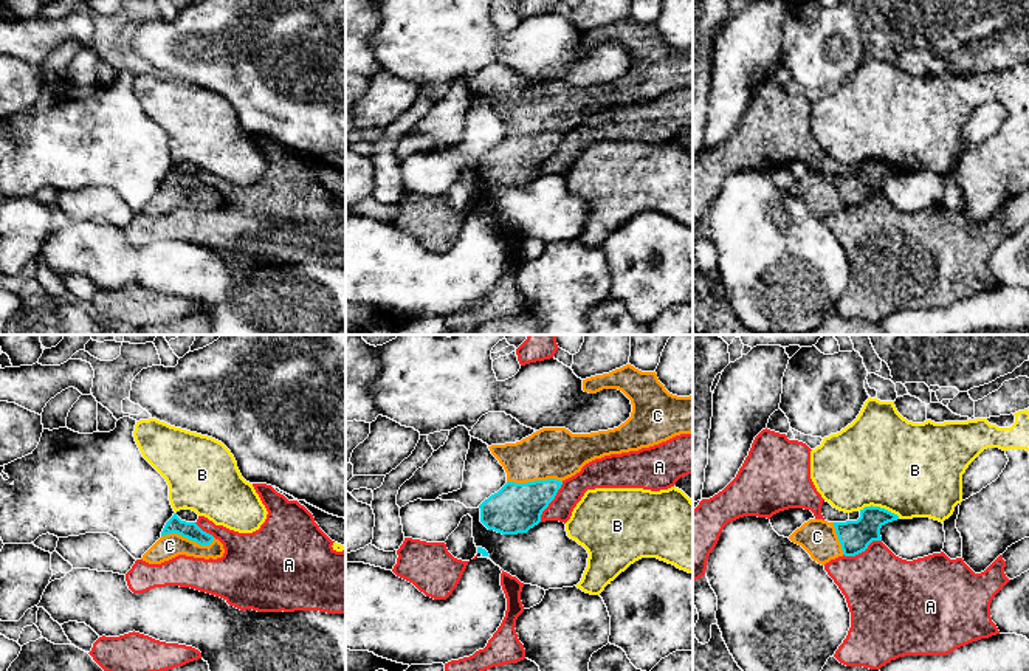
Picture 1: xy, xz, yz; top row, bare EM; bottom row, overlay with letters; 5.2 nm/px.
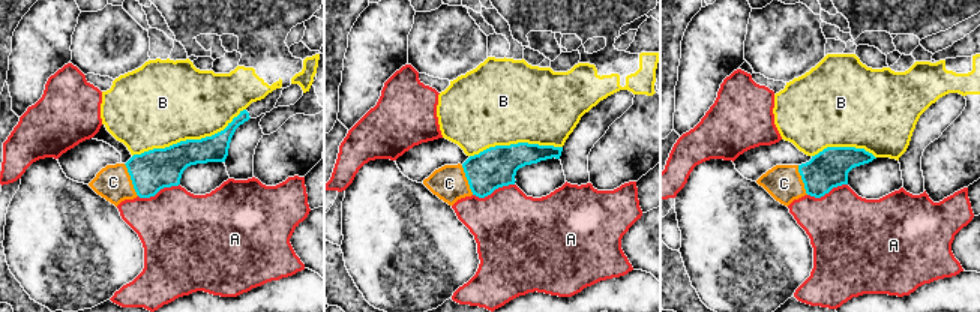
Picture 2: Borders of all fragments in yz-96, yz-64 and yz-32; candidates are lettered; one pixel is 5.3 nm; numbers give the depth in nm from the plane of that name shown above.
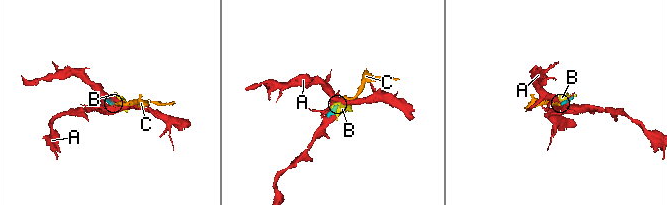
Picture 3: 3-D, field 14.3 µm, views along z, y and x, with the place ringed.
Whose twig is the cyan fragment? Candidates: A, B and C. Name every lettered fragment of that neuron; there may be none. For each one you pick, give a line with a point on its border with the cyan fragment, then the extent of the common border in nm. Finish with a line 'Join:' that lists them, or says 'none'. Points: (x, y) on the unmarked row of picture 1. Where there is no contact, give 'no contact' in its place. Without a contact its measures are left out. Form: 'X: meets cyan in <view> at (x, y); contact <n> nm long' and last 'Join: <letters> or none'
C: meets cyan in xz at (535, 134); contact 280 nm long
Join: C

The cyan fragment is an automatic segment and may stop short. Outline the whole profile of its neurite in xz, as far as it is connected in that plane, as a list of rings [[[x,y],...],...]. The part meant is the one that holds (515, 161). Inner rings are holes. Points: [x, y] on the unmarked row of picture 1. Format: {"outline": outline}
{"outline": [[[626,17],[583,33],[584,45],[603,42],[618,42],[631,53],[631,70],[618,81],[590,87],[542,81],[521,95],[488,99],[507,126],[507,136],[479,158],[488,183],[527,186],[541,175],[563,135],[586,116],[693,85],[693,48],[669,46],[656,25]]]}

